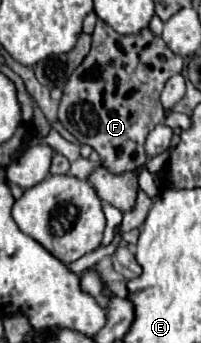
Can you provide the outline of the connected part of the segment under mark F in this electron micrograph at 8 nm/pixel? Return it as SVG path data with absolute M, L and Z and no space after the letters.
M98 20L92 34L92 50L64 86L58 120L80 144L88 144L98 152L106 170L112 174L132 172L146 162L144 140L148 132L164 120L160 92L166 80L180 74L182 68L184 60L150 30L120 36Z

